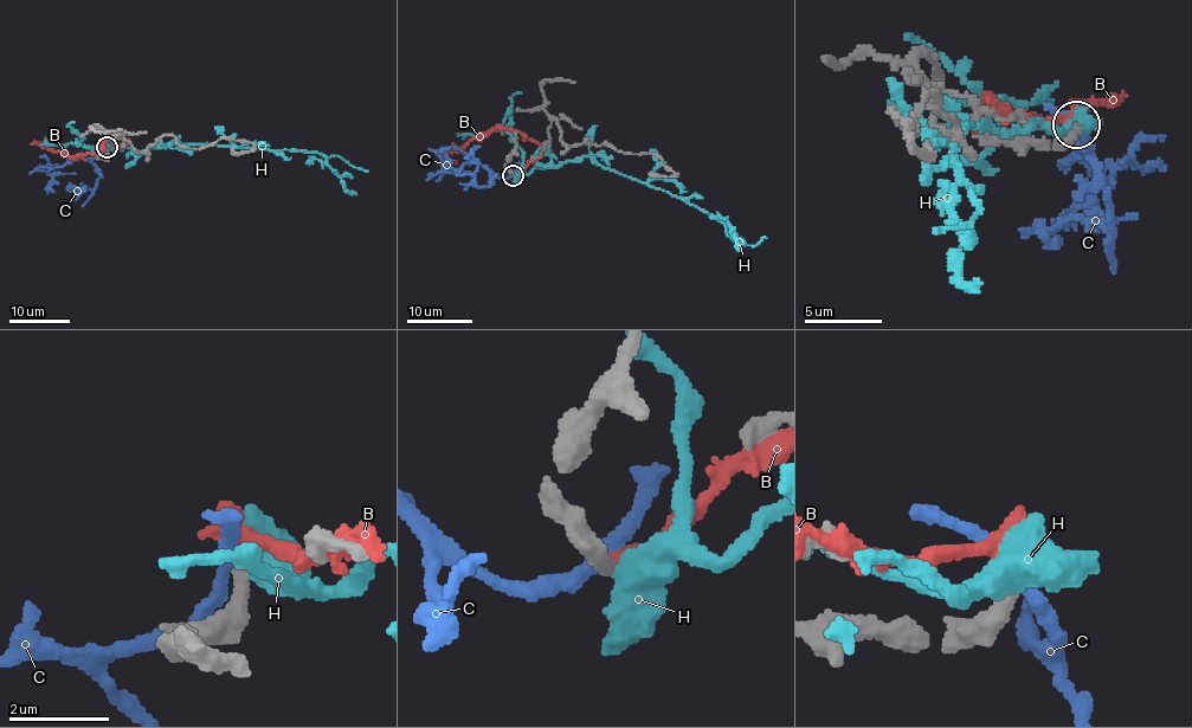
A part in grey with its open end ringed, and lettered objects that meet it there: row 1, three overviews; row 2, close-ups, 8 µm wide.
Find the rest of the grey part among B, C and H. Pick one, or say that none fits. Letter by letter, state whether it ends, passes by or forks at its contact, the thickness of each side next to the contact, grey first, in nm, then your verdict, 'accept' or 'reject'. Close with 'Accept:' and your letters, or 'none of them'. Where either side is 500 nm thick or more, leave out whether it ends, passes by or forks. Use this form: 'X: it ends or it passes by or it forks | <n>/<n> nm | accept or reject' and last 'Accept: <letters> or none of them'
B: it passes by | 320/300 nm | reject
C: it passes by | 320/260 nm | reject
H: 360/500 nm | reject
Accept: none of them

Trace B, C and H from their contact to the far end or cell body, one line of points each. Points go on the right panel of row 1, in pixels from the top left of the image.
B: (1076, 123), (1030, 122), (990, 97), (974, 124), (1002, 134), (1108, 104), (1115, 95)
C: (1076, 123), (1090, 147), (1081, 146), (1064, 161), (1078, 158), (1110, 171), (1104, 184), (1051, 223)
H: (1074, 128), (1004, 136), (958, 118), (947, 156), (979, 205), (936, 233)

